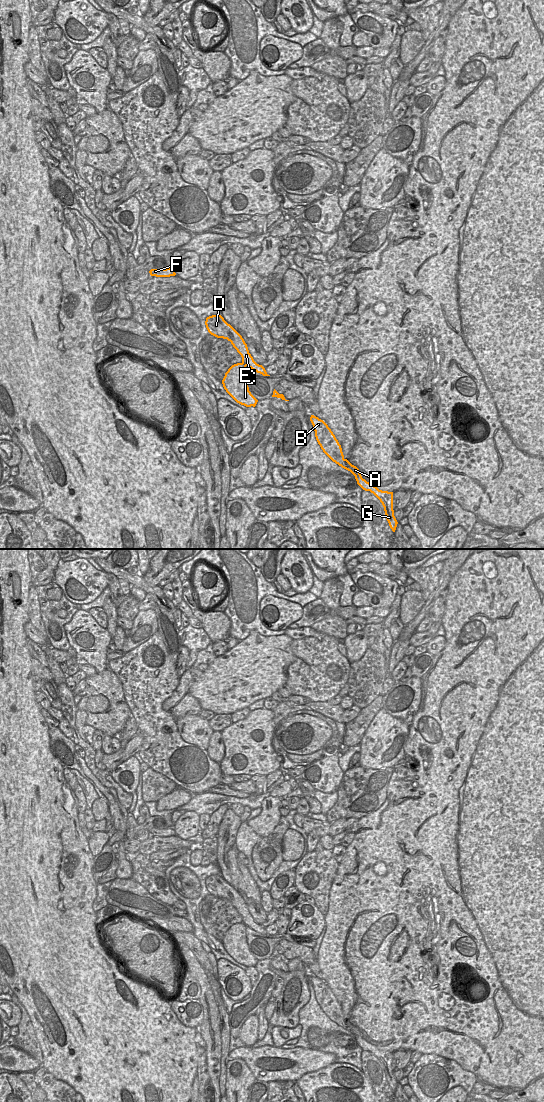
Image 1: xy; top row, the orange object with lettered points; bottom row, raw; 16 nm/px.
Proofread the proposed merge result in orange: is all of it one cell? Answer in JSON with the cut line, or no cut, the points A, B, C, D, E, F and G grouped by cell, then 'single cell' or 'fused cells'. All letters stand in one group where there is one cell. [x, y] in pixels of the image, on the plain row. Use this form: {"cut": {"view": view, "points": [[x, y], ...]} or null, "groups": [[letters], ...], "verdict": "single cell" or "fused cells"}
{"cut": {"view": "xy", "points": [[242, 922], [246, 925]]}, "groups": [["A", "B", "C", "D", "F", "G"], ["E"]], "verdict": "fused cells"}

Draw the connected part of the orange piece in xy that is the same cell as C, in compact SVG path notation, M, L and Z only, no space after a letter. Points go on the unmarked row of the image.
M221 875L207 877L205 885L211 895L217 898L227 899L231 902L233 907L241 915L242 923L263 936L270 936L262 925L254 921L242 896Z

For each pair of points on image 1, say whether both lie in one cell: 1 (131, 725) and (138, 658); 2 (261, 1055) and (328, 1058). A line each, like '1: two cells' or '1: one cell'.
1: two cells
2: one cell

